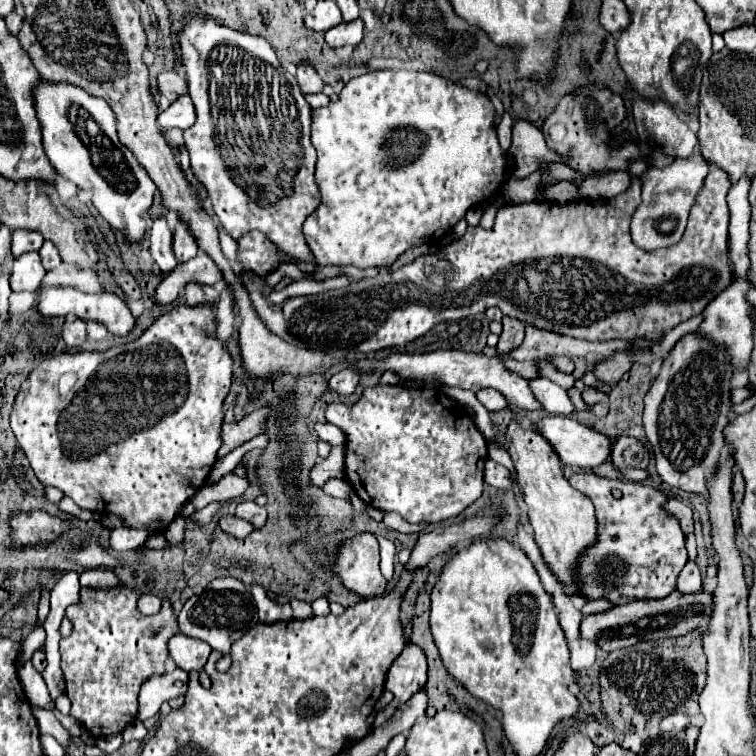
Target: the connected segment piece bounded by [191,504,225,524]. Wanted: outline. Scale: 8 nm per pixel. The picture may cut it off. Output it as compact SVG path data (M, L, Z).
M209 504L207 508L197 510L197 512L191 516L191 520L195 520L197 524L207 524L207 522L211 522L213 514L215 514L215 512L217 512L221 506L225 506L225 504Z

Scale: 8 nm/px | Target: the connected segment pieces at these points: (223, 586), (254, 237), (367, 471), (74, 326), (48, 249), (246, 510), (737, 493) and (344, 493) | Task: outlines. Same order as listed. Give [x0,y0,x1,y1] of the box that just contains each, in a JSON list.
[[177,578,259,654],[237,232,279,278],[325,384,487,524],[63,320,85,348],[39,240,61,270],[235,502,267,528],[733,472,745,504],[323,478,351,500]]

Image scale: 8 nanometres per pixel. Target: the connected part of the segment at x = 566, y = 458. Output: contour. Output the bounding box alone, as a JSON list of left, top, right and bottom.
[535,416,611,468]

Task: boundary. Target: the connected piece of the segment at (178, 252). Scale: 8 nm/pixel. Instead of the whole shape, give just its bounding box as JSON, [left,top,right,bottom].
[173,220,197,262]

